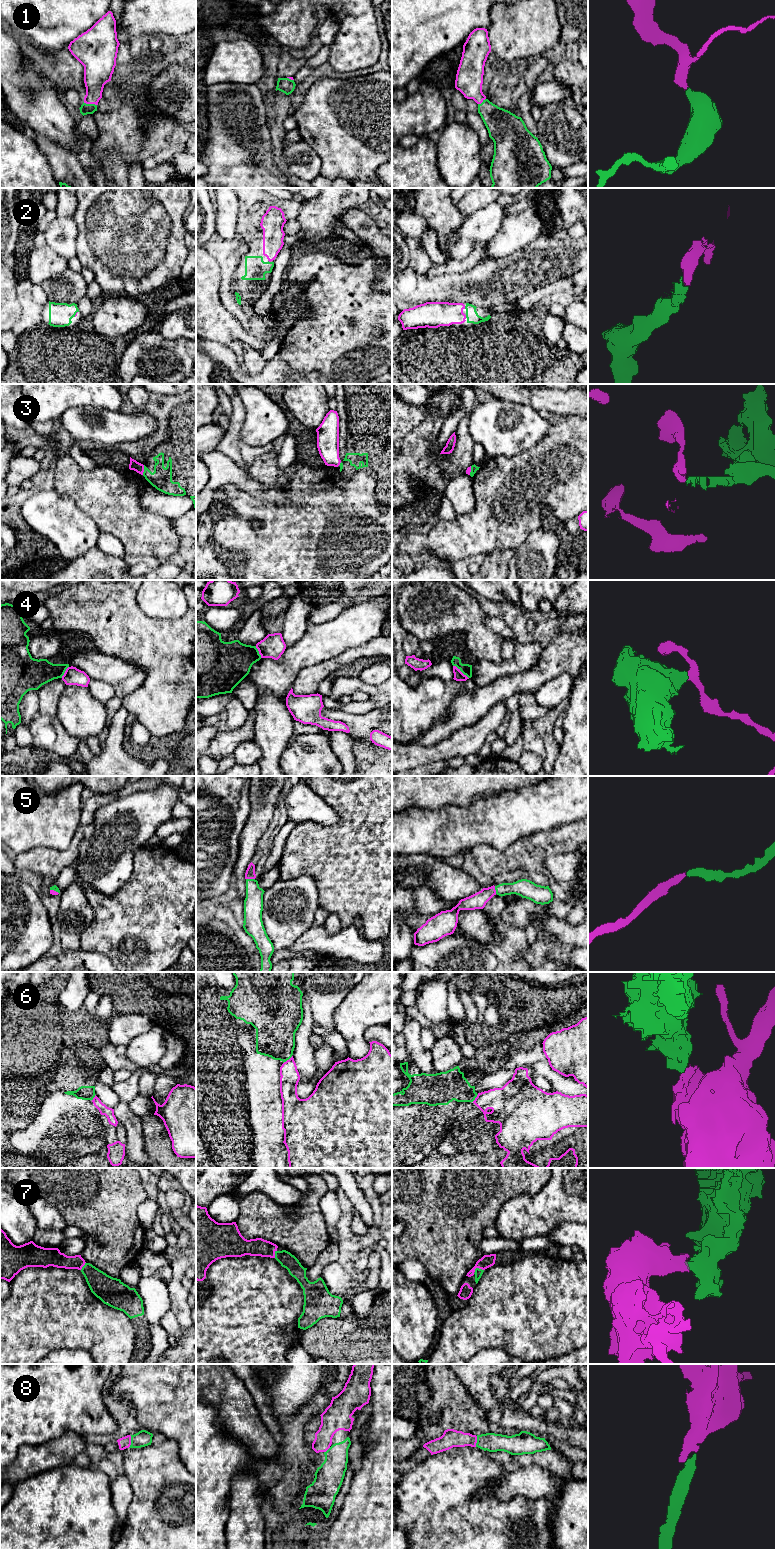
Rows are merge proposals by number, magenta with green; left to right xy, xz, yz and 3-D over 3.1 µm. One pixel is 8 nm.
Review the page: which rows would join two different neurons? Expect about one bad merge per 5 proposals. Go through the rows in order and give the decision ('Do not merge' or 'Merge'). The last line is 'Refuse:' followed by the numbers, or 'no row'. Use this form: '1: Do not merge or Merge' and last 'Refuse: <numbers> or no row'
1: Merge
2: Merge
3: Do not merge
4: Do not merge
5: Merge
6: Do not merge
7: Merge
8: Merge
Refuse: 3, 4, 6

